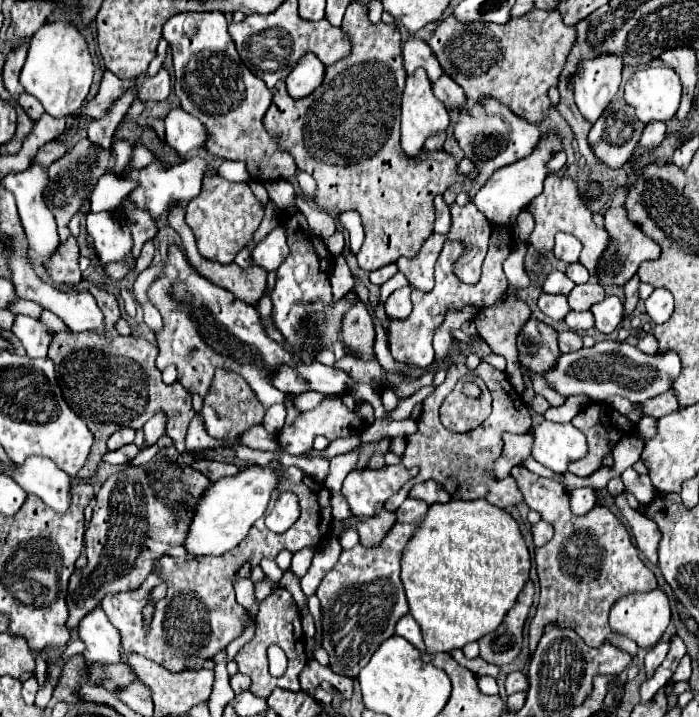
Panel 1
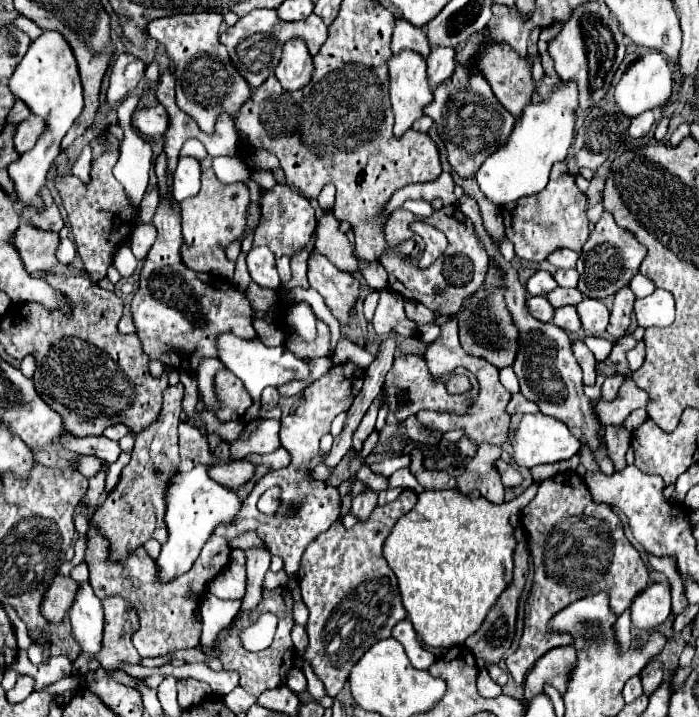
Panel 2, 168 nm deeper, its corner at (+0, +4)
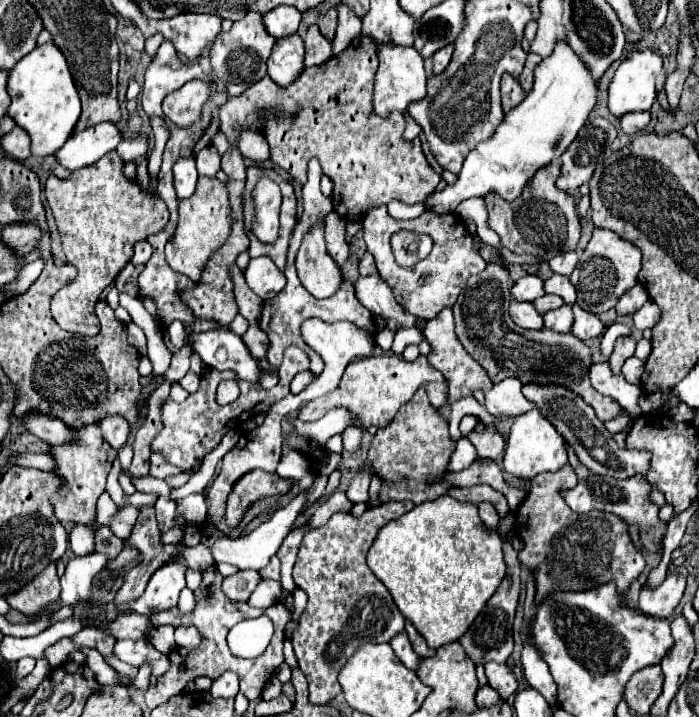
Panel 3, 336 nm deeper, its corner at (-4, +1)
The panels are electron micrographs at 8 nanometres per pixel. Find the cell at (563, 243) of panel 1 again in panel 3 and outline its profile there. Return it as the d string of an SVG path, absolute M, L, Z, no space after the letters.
M567 251L567 253L557 255L549 261L549 267L553 269L553 273L561 273L561 275L571 275L575 265L577 265L577 253L575 251Z

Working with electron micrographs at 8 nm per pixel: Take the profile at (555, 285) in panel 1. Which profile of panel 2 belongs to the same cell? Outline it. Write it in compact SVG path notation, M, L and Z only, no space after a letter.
M545 270L535 272L525 284L525 290L527 290L529 296L543 296L549 290L555 290L555 288L557 288L557 282L553 282L553 276Z

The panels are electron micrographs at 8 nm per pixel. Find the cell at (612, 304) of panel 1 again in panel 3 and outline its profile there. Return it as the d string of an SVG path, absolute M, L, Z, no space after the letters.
M577 303L573 305L573 313L575 313L573 333L575 333L579 339L587 341L587 339L595 339L595 337L599 337L599 335L603 333L605 323L603 323L597 315L593 315L593 313L585 311L585 309L581 309Z

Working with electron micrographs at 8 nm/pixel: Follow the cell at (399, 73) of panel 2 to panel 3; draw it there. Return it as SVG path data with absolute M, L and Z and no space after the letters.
M381 45L379 49L379 69L375 75L375 101L373 109L379 117L389 117L393 111L407 113L407 105L421 101L427 93L427 73L425 59L413 47L393 47Z

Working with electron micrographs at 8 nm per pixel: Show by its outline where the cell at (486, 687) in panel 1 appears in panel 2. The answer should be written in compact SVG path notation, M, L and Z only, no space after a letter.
M481 668L481 670L479 670L477 690L479 690L479 694L481 694L483 698L497 698L497 696L501 694L501 686L489 678L487 668Z

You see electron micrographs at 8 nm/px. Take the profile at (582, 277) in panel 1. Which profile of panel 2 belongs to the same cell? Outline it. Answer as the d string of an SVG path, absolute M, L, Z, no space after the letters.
M571 268L571 270L557 270L553 274L553 278L555 278L557 286L561 286L561 288L575 288L579 272L575 268Z

